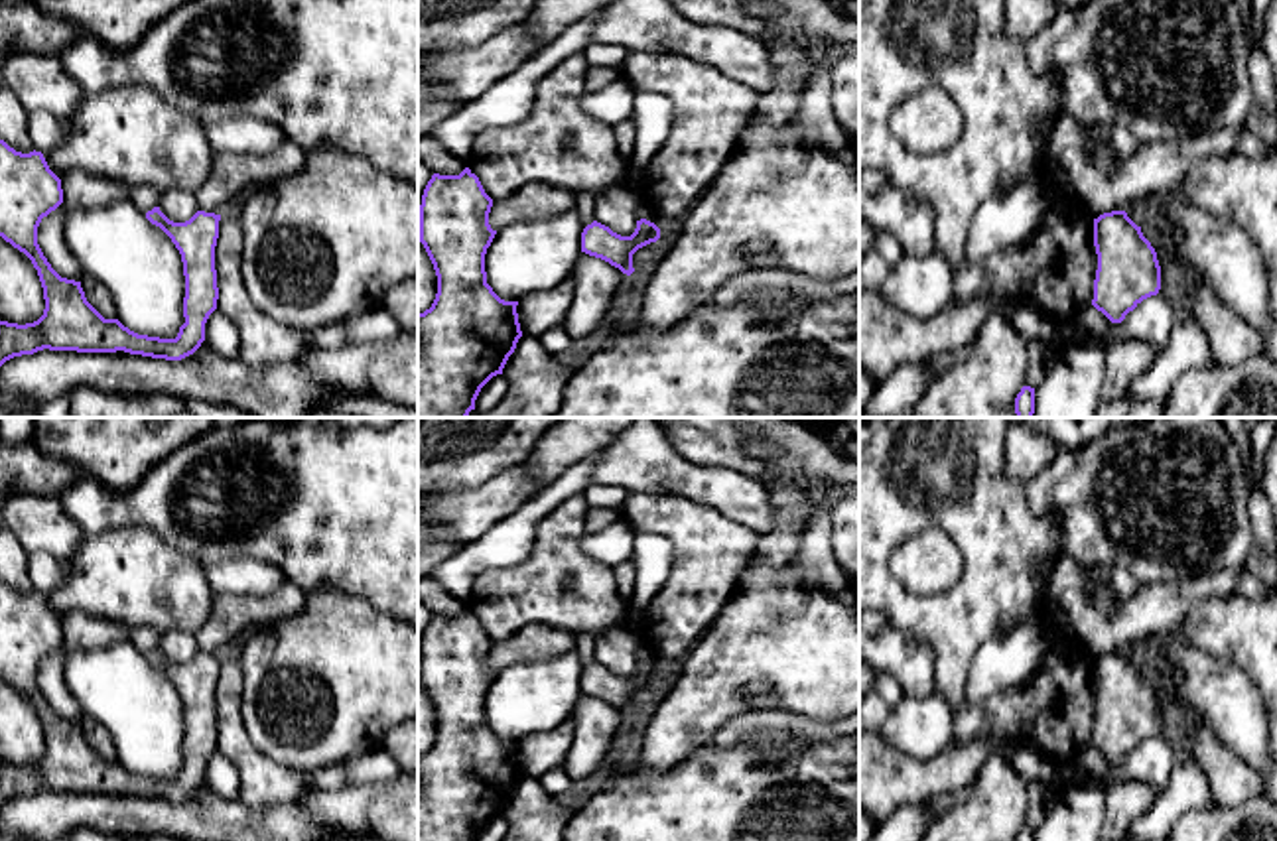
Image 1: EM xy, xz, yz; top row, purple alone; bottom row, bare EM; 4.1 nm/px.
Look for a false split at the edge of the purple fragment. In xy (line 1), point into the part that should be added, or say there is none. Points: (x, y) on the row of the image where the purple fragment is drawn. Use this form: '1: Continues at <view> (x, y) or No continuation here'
1: No continuation here

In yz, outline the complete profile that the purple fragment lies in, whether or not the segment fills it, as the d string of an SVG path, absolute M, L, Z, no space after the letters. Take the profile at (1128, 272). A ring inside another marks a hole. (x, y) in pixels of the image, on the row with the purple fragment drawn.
M1125 211L1094 219L1098 270L1092 305L1121 323L1143 299L1161 290L1161 266L1151 242Z

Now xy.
M0 140L0 236L24 252L37 270L45 309L26 325L0 321L0 366L37 351L116 353L181 360L205 341L205 323L217 309L215 246L221 215L197 211L185 223L169 221L160 207L146 219L175 244L183 262L183 317L175 339L138 335L118 319L104 319L85 297L81 282L61 278L37 244L43 217L63 203L61 179L41 152L22 154Z

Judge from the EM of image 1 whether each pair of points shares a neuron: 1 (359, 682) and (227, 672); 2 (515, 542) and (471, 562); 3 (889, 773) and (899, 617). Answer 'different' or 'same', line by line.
1: different
2: same
3: different

